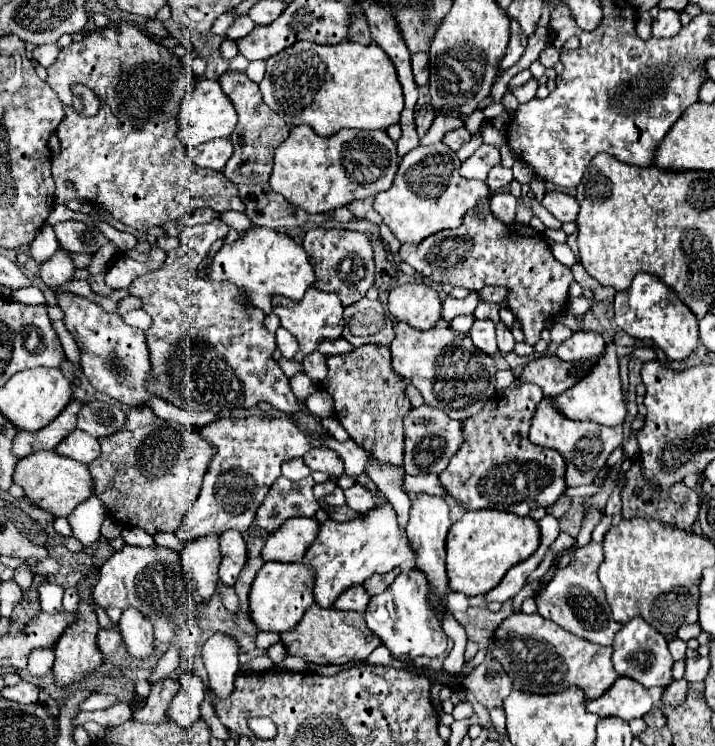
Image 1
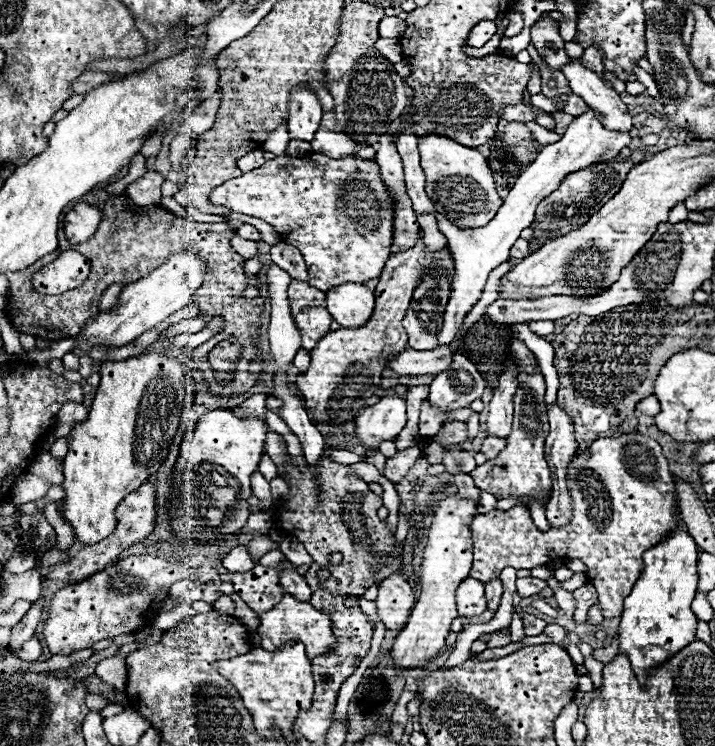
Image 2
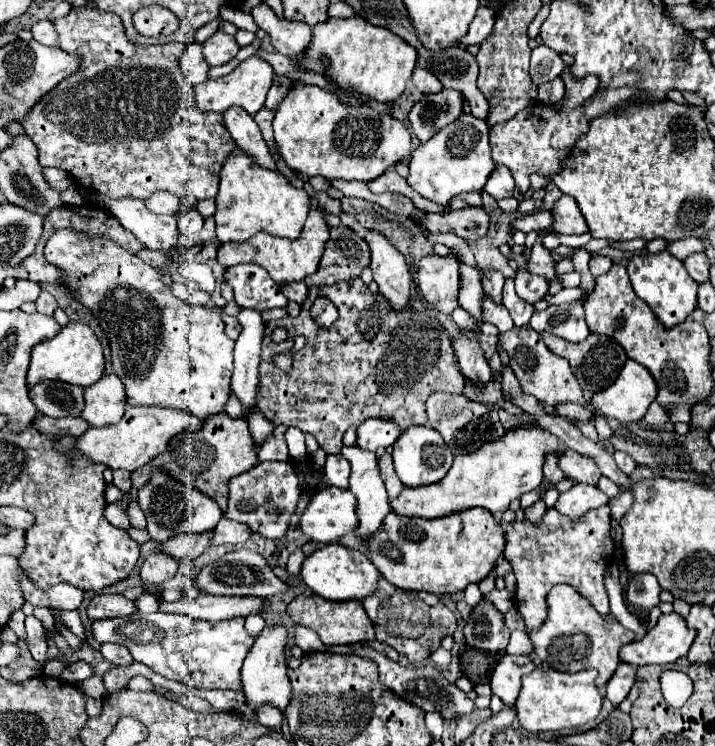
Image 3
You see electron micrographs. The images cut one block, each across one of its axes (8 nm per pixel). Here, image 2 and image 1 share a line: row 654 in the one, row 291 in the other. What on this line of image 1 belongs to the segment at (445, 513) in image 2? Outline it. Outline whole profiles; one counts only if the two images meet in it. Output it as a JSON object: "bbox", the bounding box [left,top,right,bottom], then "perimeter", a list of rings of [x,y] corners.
{"bbox":[388,284,442,330],"perimeter":[[[402,284],[390,292],[388,312],[394,316],[396,322],[406,322],[408,326],[412,326],[416,330],[430,330],[440,320],[442,302],[438,298],[438,292],[426,284]]]}

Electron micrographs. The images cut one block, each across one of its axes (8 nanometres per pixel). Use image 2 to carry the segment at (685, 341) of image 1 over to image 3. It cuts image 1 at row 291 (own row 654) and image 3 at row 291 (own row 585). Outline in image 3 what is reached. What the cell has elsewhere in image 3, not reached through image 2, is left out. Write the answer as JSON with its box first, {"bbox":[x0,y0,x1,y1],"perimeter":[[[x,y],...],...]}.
{"bbox":[628,252,698,328],"perimeter":[[[638,252],[630,258],[628,262],[628,274],[634,292],[652,308],[656,318],[666,326],[672,328],[680,322],[684,322],[690,312],[696,308],[696,294],[698,294],[698,284],[690,278],[686,272],[682,260],[674,258],[670,252]]]}

